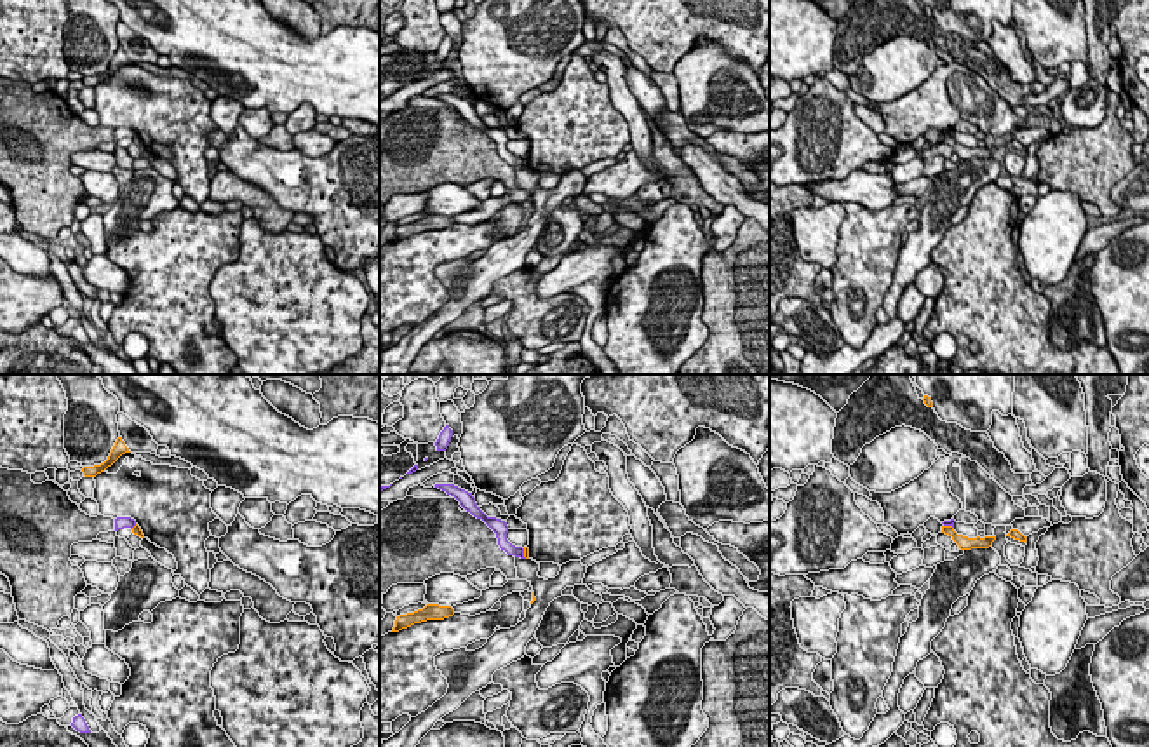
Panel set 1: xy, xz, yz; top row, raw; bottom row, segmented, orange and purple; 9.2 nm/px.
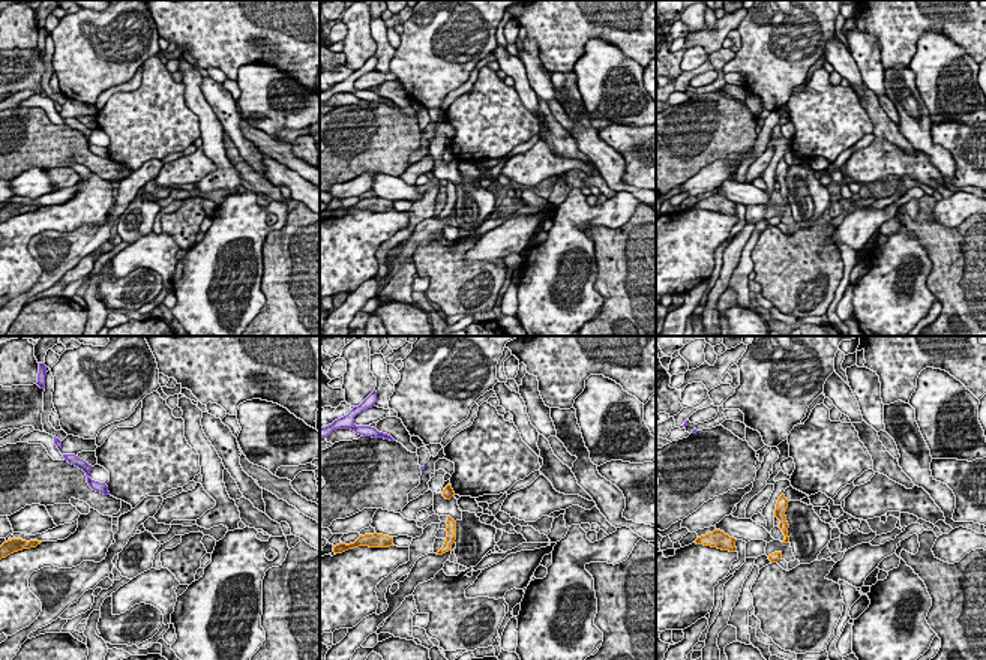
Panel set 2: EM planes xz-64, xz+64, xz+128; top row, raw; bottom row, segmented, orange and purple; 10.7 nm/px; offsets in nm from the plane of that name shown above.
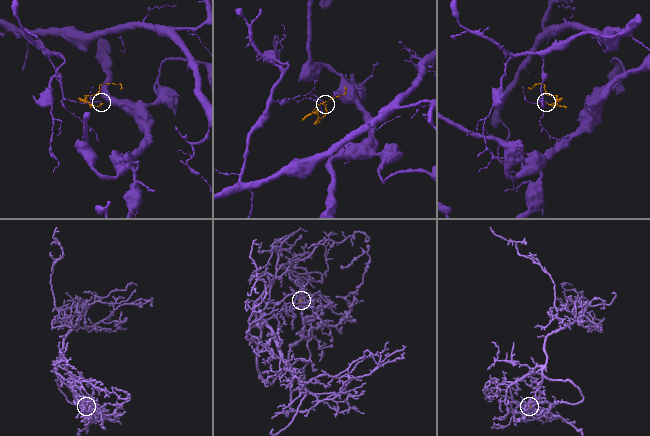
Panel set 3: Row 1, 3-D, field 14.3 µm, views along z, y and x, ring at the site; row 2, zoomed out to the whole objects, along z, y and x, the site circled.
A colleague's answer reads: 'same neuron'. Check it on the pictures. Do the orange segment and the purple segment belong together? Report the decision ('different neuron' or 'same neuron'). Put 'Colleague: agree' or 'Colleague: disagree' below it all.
different neuron
Colleague: disagree

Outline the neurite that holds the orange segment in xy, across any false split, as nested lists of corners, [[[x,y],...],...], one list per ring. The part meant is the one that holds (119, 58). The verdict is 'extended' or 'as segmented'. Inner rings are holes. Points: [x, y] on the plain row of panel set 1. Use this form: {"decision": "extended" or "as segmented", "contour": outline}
{"decision": "as segmented", "contour": [[[122,47],[117,49],[108,70],[101,75],[84,77],[82,82],[85,87],[96,87],[97,84],[104,82],[111,77],[122,64],[131,63]]]}

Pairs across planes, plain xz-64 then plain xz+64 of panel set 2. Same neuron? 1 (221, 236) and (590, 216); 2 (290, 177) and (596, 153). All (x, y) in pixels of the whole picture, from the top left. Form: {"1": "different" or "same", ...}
{"1": "same", "2": "same"}

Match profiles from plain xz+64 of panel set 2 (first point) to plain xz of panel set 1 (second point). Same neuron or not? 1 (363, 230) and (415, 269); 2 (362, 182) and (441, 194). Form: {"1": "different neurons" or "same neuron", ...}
{"1": "same neuron", "2": "different neurons"}

